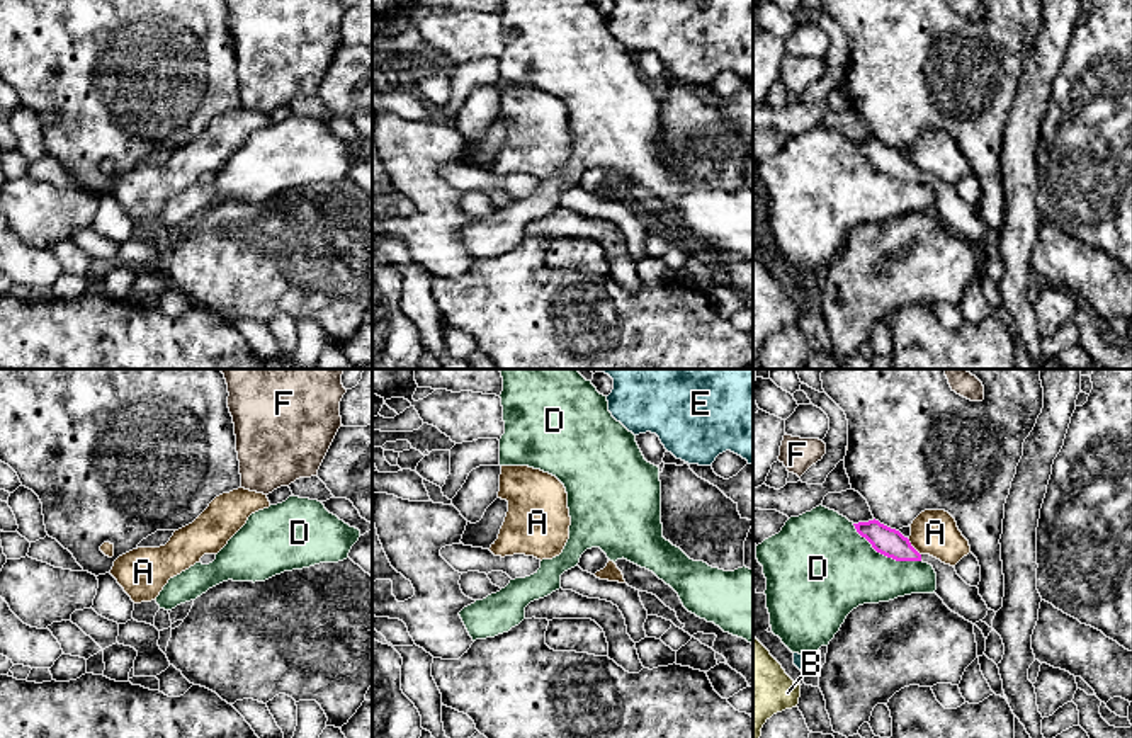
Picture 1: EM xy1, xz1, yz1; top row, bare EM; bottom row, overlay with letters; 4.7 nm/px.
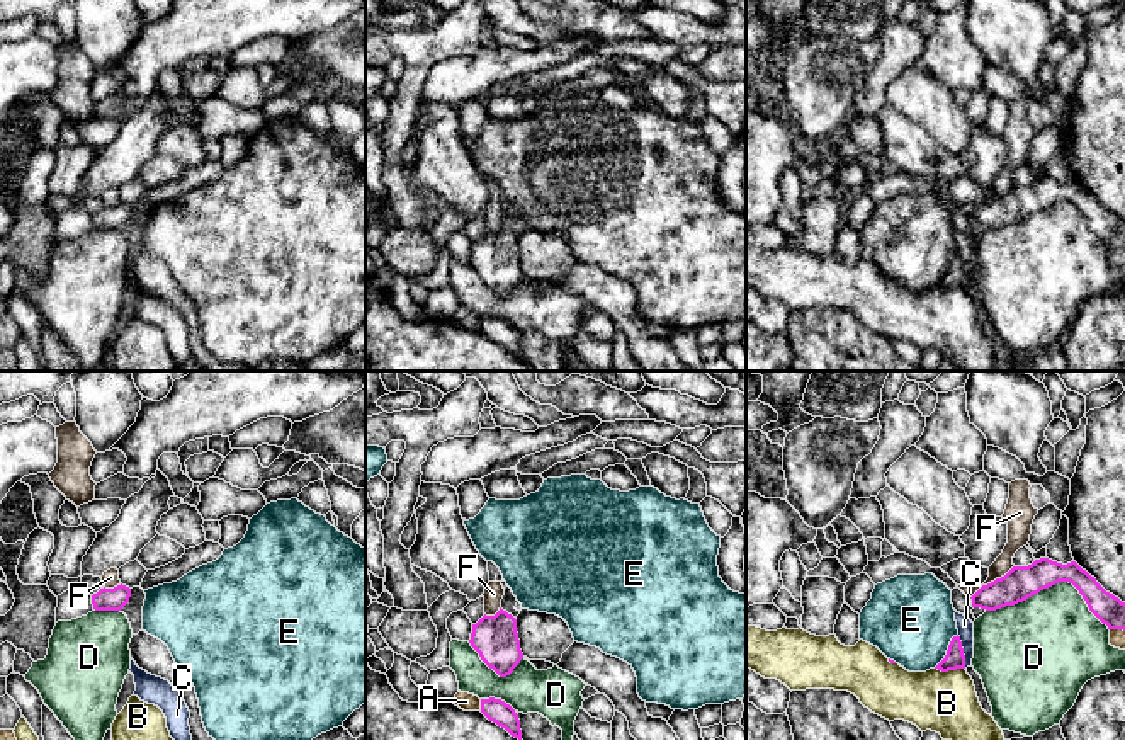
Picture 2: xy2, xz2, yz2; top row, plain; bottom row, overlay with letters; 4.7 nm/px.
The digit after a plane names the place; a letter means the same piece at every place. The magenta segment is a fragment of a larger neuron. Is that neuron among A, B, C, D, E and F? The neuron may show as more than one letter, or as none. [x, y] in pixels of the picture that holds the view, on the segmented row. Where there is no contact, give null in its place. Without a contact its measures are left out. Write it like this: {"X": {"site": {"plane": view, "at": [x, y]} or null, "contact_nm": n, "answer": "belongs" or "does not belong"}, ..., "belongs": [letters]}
{"A": {"site": {"plane": "yz1", "at": [913, 548]}, "contact_nm": 100, "answer": "does not belong"}, "B": {"site": {"plane": "yz2", "at": [950, 669]}, "contact_nm": 140, "answer": "does not belong"}, "C": {"site": {"plane": "yz2", "at": [962, 652]}, "contact_nm": 170, "answer": "does not belong"}, "D": {"site": {"plane": "yz2", "at": [1052, 584]}, "contact_nm": 600, "answer": "does not belong"}, "E": {"site": {"plane": "yz2", "at": [947, 650]}, "contact_nm": 200, "answer": "does not belong"}, "F": {"site": {"plane": "yz2", "at": [991, 582]}, "contact_nm": 260, "answer": "does not belong"}, "belongs": []}

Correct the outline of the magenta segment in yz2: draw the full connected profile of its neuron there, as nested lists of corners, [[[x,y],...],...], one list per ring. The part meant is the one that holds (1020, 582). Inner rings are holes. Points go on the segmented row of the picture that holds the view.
[[[1049,558],[1035,560],[1028,566],[1013,566],[1004,577],[982,585],[970,599],[972,607],[996,611],[1015,606],[1059,582],[1072,583],[1089,611],[1108,626],[1108,629],[1125,631],[1125,602],[1106,592],[1094,577],[1076,561],[1067,565]]]

